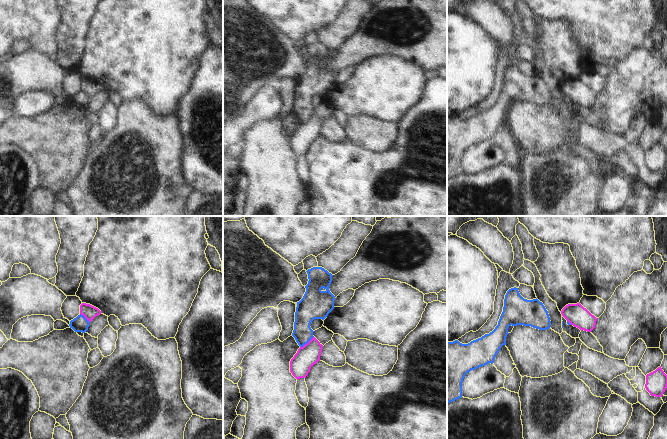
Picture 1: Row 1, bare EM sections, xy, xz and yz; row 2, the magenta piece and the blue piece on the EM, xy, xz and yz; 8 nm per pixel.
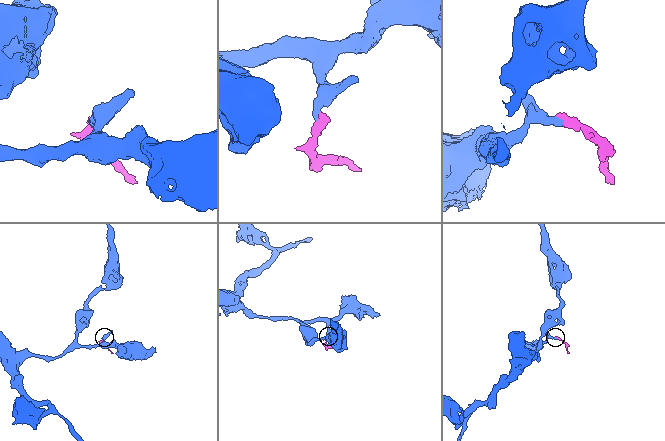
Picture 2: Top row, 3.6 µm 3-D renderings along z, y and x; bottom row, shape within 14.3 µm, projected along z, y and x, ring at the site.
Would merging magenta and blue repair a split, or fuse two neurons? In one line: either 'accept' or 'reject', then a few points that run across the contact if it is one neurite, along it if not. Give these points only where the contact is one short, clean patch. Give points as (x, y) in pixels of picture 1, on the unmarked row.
reject | xz (313, 112), (300, 123)

